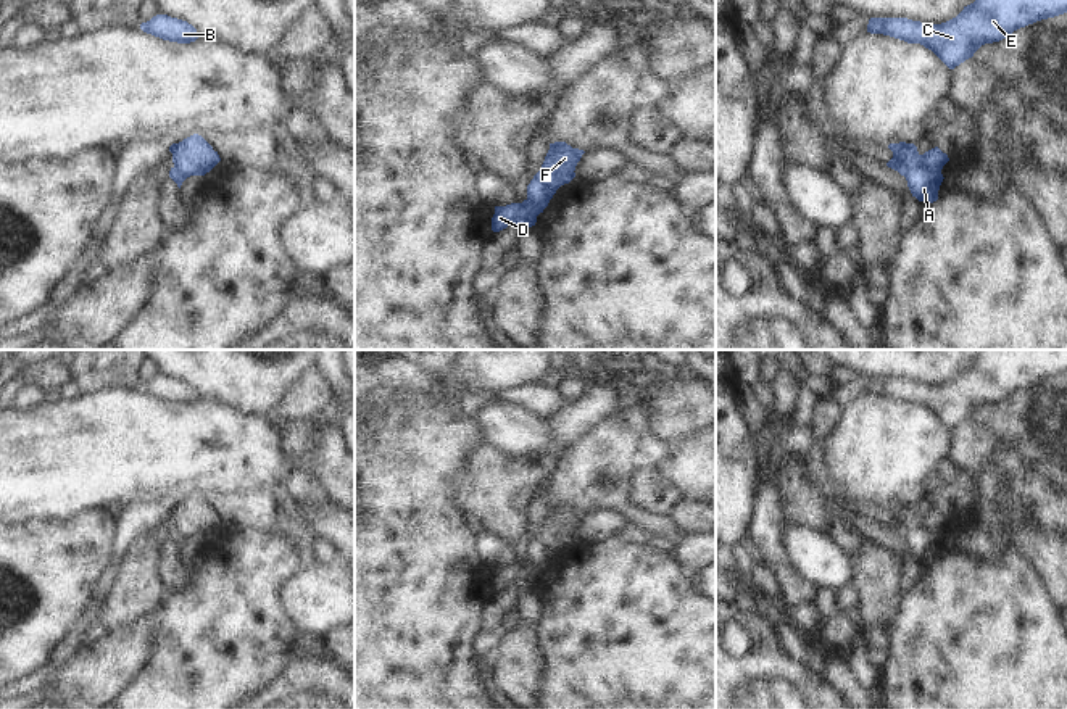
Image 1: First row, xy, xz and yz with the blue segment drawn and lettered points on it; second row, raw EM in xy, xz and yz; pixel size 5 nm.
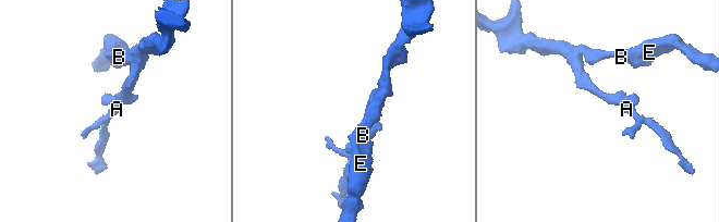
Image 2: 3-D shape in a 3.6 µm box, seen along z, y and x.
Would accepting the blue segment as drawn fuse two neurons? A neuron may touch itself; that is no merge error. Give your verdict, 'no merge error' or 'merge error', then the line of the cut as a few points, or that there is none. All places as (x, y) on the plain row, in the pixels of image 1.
merge error; cut xz (534, 537), (543, 550), (543, 561), (539, 566)

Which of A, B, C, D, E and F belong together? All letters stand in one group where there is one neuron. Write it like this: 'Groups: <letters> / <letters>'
Groups: A / B C D E F

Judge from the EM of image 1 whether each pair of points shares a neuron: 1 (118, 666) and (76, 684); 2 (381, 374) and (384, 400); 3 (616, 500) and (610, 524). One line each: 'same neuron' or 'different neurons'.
1: same neuron
2: different neurons
3: different neurons

